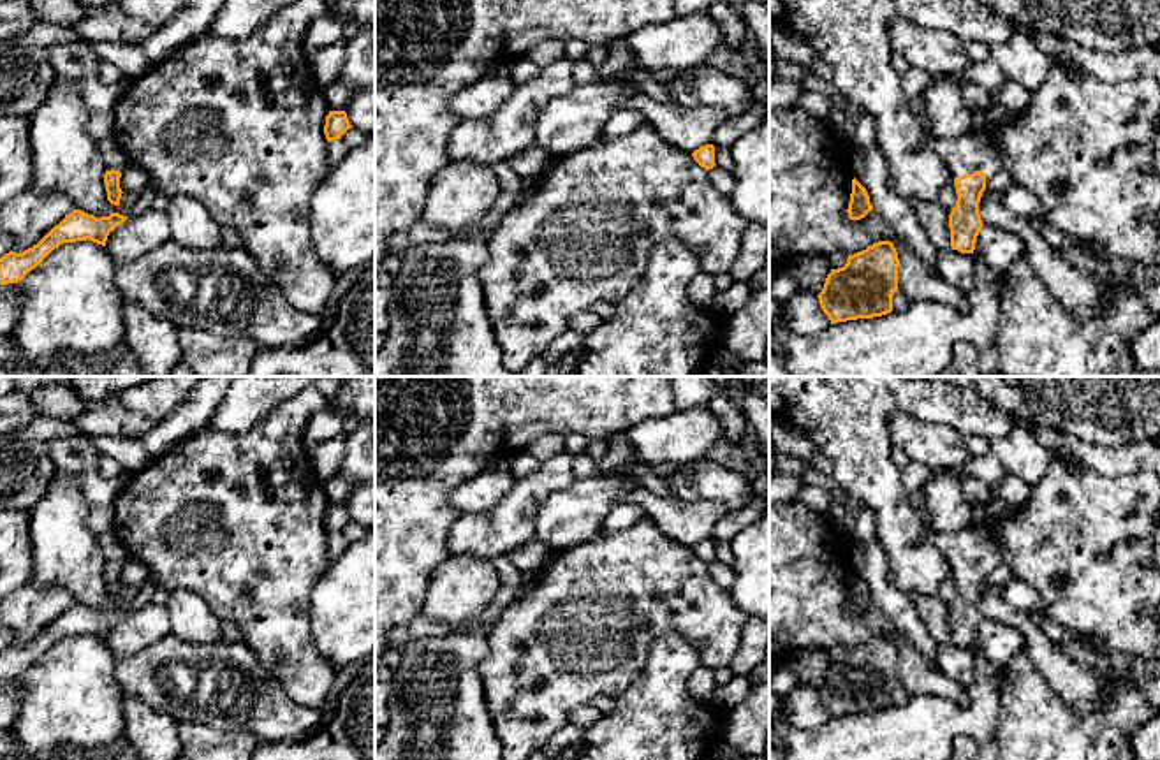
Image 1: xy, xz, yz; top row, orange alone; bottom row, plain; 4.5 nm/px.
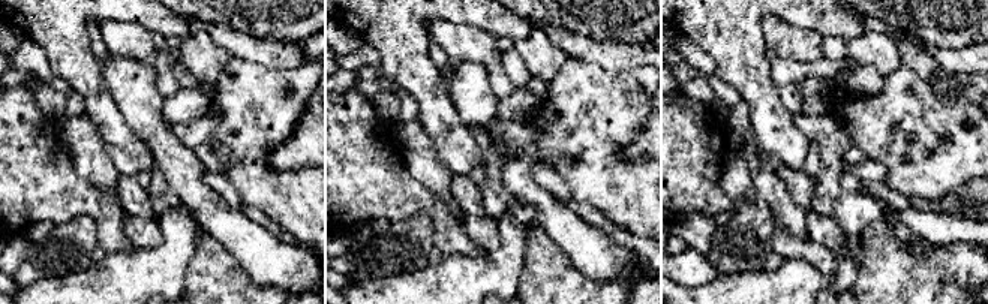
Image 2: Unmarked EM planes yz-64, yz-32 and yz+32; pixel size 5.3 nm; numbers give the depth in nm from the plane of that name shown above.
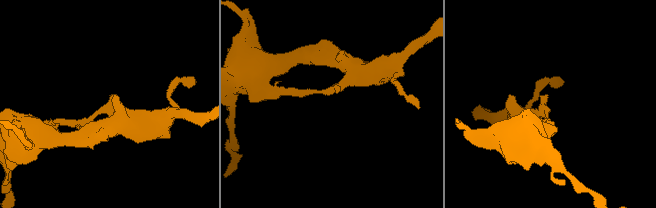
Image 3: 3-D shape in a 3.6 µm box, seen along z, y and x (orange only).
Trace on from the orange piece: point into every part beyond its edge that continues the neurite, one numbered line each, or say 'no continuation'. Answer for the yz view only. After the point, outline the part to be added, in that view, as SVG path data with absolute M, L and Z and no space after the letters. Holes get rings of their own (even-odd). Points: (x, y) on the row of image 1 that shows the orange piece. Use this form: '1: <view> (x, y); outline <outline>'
1: yz (963, 155); outline M972 132L956 139L936 139L929 135L929 144L947 164L954 178L982 171L987 179L1003 169L1000 153L987 137Z

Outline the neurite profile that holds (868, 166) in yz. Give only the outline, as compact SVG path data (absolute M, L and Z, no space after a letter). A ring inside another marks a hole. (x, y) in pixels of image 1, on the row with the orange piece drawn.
M877 144L852 151L852 174L866 188L873 209L910 246L914 255L936 274L938 250L921 229L912 199L901 197L892 183L882 151Z

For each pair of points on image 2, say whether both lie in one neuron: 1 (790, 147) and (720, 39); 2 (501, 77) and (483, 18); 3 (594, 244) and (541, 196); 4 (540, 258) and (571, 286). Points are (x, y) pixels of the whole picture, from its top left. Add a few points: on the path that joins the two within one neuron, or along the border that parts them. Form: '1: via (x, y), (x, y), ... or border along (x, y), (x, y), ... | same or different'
1: via (771, 120), (750, 72), (744, 66) | same
2: border along (453, 23), (474, 24), (496, 38) | different
3: via (580, 238), (552, 210) | same
4: via (547, 265), (564, 279) | same

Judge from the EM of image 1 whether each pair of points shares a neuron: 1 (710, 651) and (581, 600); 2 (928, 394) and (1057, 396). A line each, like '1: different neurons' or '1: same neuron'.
1: same neuron
2: different neurons

